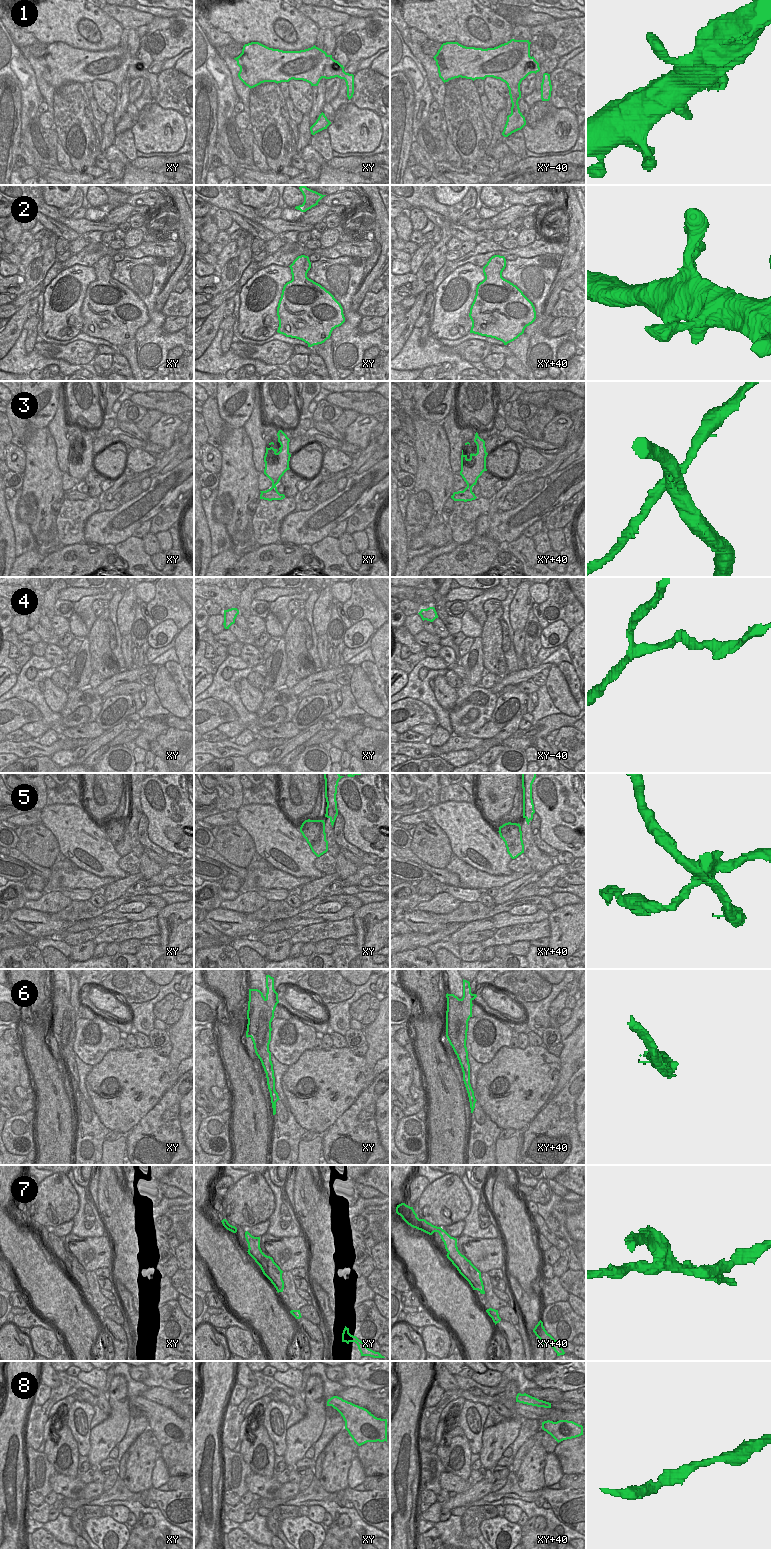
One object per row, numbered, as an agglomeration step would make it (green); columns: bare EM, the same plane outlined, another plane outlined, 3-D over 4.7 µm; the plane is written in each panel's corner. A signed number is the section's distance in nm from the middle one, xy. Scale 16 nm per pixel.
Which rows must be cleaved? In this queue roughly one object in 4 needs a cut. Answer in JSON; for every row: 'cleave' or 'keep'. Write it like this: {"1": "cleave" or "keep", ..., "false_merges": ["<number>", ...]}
{"1": "keep", "2": "keep", "3": "cleave", "4": "keep", "5": "cleave", "6": "cleave", "7": "cleave", "8": "keep", "false_merges": ["3", "5", "6", "7"]}

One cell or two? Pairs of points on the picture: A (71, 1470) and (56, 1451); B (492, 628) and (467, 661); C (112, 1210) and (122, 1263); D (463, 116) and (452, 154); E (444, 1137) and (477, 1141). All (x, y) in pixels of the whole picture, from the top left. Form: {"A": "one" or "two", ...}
{"A": "one", "B": "two", "C": "one", "D": "two", "E": "two"}

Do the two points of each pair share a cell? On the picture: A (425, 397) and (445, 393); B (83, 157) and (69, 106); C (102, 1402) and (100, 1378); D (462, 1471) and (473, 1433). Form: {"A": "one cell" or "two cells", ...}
{"A": "one cell", "B": "one cell", "C": "one cell", "D": "two cells"}

